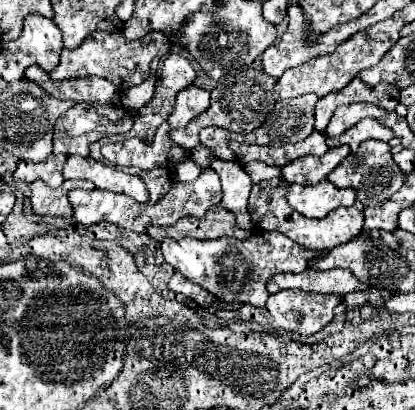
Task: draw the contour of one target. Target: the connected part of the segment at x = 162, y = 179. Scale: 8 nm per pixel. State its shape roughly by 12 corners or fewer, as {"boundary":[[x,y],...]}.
{"boundary":[[164,170],[140,174],[148,204],[156,204],[172,186]]}

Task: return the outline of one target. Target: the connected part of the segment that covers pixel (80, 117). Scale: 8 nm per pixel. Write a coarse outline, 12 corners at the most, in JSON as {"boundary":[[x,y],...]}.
{"boundary":[[88,104],[54,124],[54,154],[88,156],[88,146],[126,134],[132,118],[112,124]]}

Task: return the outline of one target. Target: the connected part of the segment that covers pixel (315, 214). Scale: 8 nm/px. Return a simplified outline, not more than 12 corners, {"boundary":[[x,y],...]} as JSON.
{"boundary":[[328,180],[288,186],[288,204],[306,218],[352,206],[354,190]]}

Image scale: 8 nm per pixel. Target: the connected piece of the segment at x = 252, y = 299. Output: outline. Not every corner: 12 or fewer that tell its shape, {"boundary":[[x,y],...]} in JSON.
{"boundary":[[280,232],[164,238],[166,262],[224,302],[264,306],[266,282],[320,252]]}

